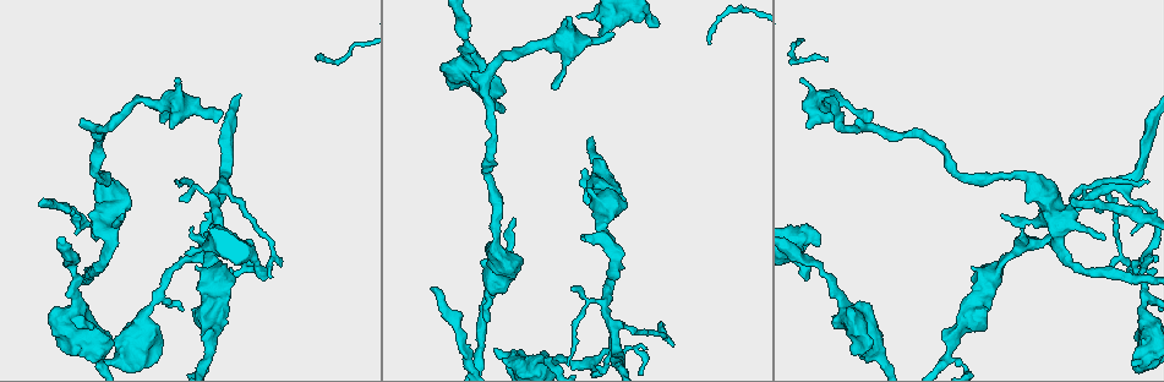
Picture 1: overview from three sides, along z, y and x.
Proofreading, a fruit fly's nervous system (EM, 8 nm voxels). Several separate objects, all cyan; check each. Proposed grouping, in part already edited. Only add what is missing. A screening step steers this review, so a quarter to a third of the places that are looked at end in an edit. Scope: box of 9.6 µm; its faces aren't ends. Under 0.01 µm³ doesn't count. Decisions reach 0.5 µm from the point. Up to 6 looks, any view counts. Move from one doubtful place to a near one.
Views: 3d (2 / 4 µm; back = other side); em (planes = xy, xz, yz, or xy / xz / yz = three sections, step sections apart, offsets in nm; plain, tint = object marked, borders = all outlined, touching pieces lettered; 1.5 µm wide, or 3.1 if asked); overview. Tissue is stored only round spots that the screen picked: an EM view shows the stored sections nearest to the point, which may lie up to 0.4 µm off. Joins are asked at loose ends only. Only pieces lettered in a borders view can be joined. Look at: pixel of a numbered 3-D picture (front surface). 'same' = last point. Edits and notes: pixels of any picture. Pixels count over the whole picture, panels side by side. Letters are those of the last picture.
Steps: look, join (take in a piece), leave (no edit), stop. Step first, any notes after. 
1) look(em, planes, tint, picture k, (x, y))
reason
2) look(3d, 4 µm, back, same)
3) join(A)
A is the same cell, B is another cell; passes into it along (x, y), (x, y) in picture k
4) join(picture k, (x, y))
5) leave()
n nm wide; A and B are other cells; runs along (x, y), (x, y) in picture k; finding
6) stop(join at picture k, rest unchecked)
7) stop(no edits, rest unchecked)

look(3d, 4 µm, picture 1, (215, 121))

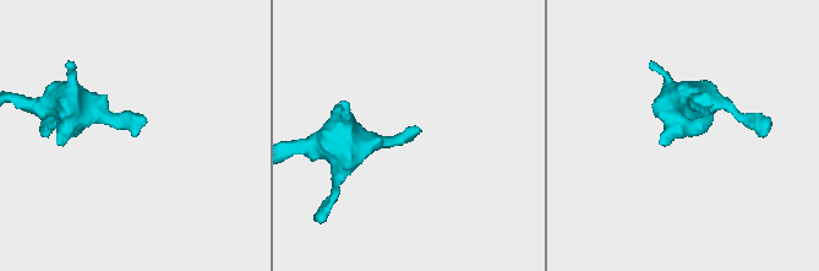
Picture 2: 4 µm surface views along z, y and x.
look(em, yz, step 4, borders, picture 2, (405, 133))

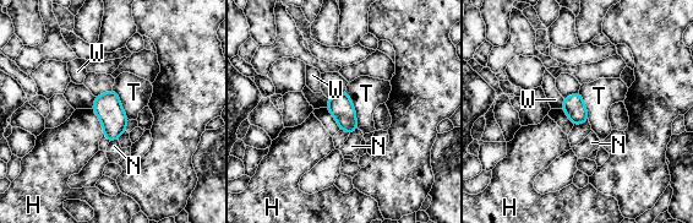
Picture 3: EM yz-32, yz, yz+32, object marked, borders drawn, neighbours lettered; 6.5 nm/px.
leave()
H, N, T and W are other cells; border along (92, 109), (99, 119) in picture 3; none of them fits

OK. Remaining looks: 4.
look(3d, 2 µm, picture 1, (600, 34))
thick end

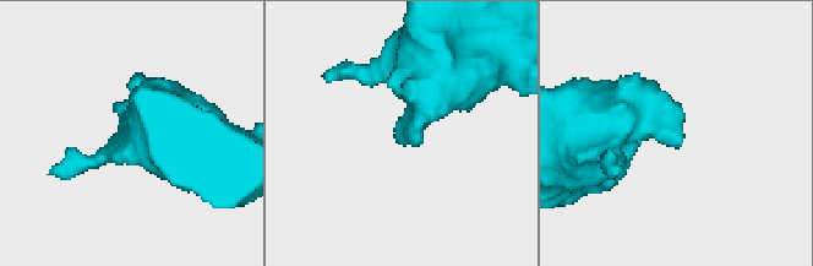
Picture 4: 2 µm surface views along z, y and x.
look(em, yz, step 4, tint, picture 4, (679, 145))
need the tissue

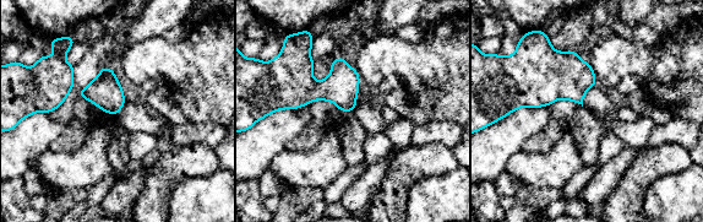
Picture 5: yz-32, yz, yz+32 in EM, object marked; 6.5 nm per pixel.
look(em, planes, borders, same)

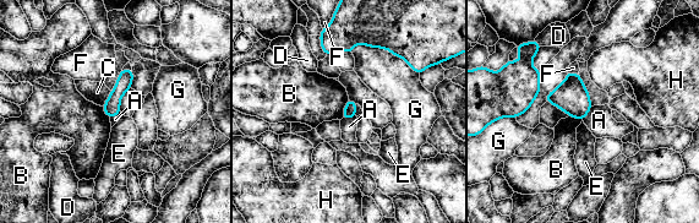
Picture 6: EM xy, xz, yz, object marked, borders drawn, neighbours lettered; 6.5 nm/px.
leave()
A, B, C, D, E, F, G and H are other cells; border along (355, 115), (342, 119) in picture 6; none of them fits

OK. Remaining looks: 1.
stop(no edits, rest unchecked)

